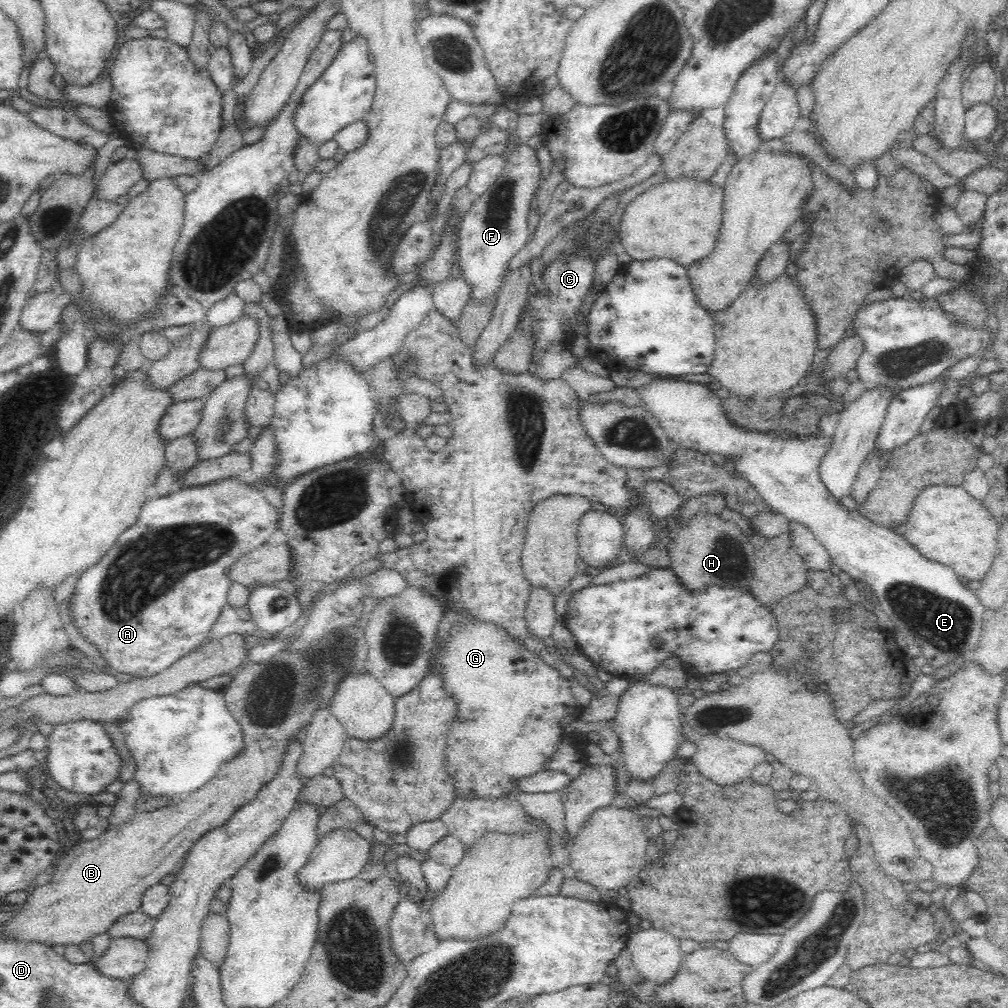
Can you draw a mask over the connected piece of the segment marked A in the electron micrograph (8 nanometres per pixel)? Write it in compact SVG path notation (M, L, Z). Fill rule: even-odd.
M247 476L230 477L229 479L193 487L174 488L172 493L166 496L159 496L150 500L146 499L136 522L120 534L114 546L100 558L100 562L88 568L84 574L80 574L80 580L78 580L76 590L74 590L74 596L70 600L70 612L72 612L74 626L79 628L86 642L89 642L96 647L96 650L100 651L100 655L102 655L102 658L110 665L110 669L113 671L131 674L133 679L159 674L169 668L171 664L174 664L176 660L182 659L185 655L194 651L207 639L210 629L222 612L222 607L227 603L227 592L231 583L227 575L229 568L242 556L252 552L254 548L269 542L280 520L280 511L276 511L273 508L263 497L262 491L252 485L252 480L247 478Z

